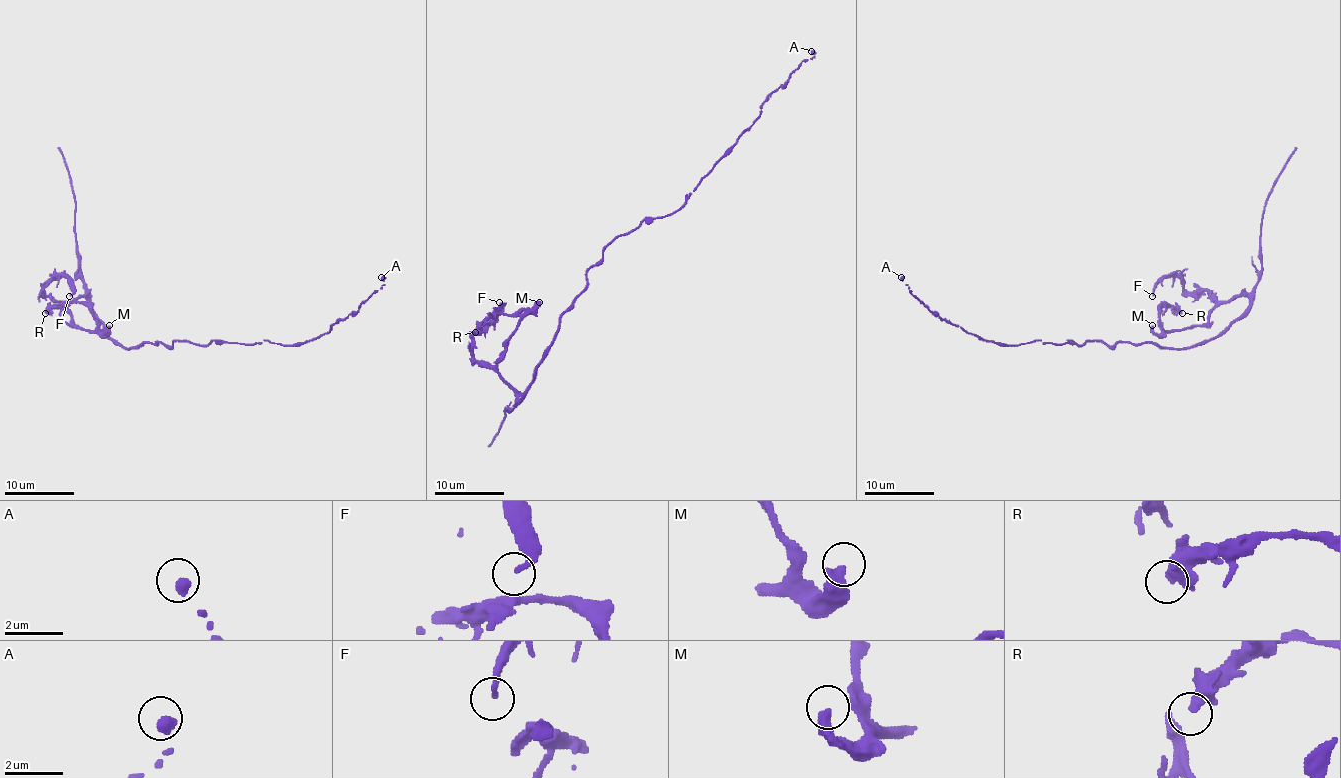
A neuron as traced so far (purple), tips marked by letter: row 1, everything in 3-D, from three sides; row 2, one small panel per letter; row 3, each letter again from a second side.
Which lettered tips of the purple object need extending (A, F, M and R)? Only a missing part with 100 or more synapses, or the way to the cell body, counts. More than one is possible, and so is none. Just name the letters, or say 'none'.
none

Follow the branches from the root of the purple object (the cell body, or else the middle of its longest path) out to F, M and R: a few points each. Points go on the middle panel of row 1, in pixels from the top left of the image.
F: (586, 278), (520, 399), (473, 358), (473, 335), (494, 318), (499, 302)
M: (586, 278), (586, 288), (560, 318), (555, 340), (520, 399), (499, 373), (498, 363), (517, 323), (539, 302)
R: (586, 278), (586, 288), (560, 318), (555, 340), (520, 399), (498, 363), (527, 313), (492, 314), (475, 332)

